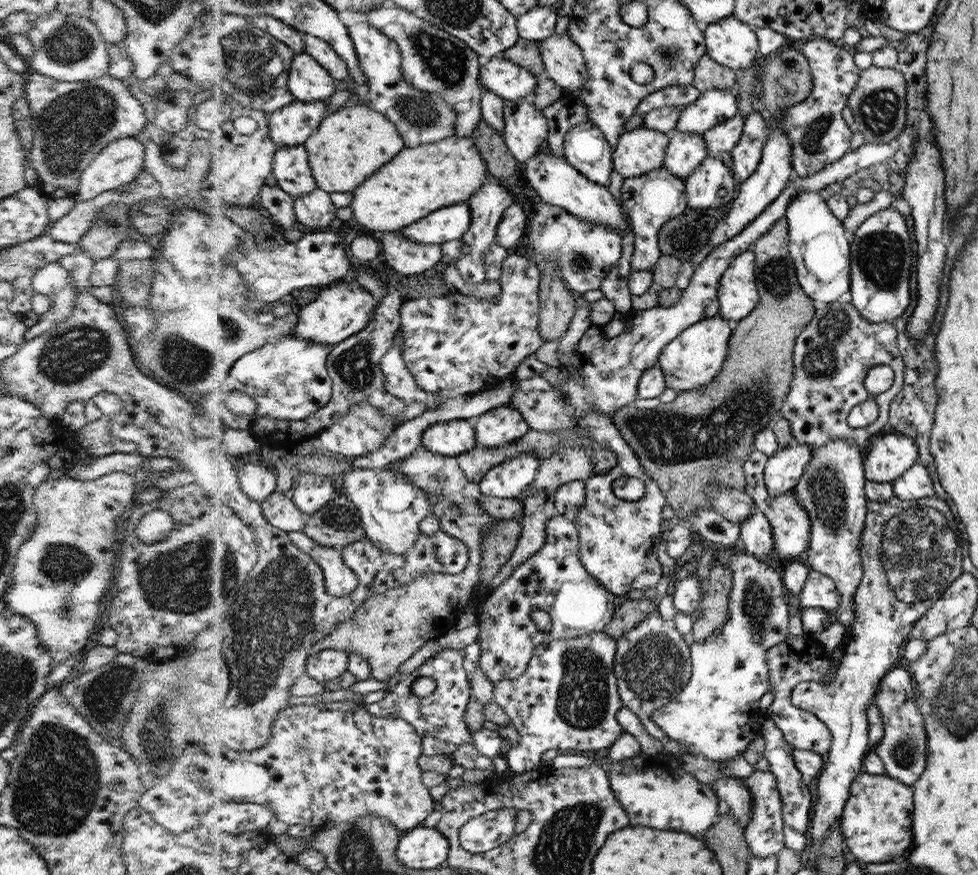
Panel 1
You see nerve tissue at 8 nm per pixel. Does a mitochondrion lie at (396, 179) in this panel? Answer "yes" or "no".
no

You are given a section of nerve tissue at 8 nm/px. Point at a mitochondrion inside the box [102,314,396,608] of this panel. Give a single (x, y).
(188, 365)

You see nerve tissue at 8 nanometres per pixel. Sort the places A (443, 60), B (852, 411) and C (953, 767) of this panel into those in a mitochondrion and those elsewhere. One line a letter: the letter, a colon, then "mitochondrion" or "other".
A: mitochondrion
B: other
C: other

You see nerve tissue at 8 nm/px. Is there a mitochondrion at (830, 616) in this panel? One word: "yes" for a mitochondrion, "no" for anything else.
no

